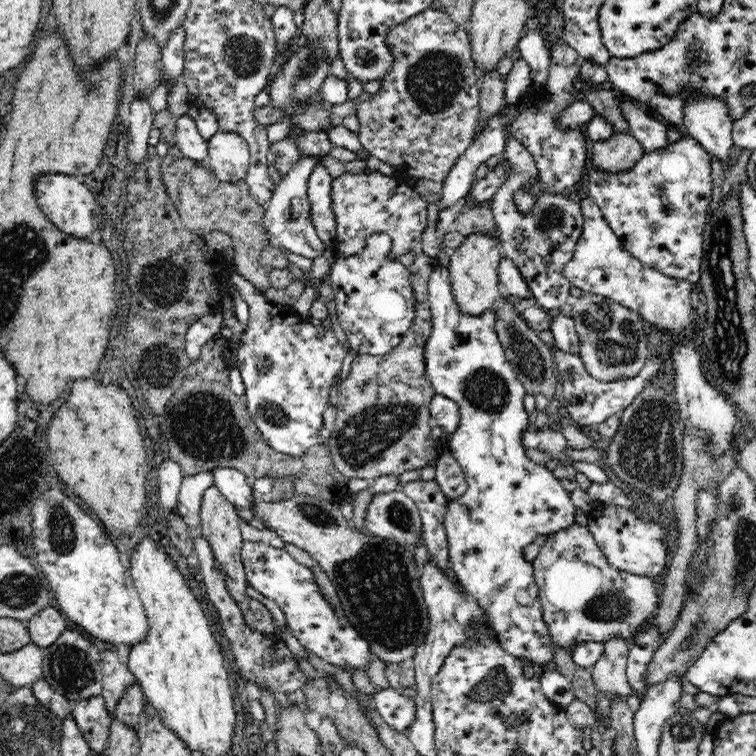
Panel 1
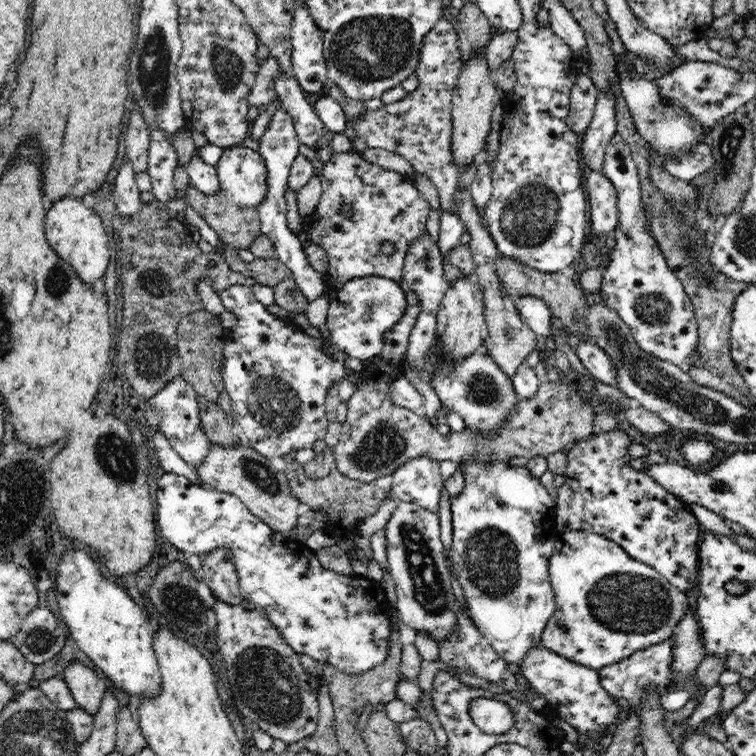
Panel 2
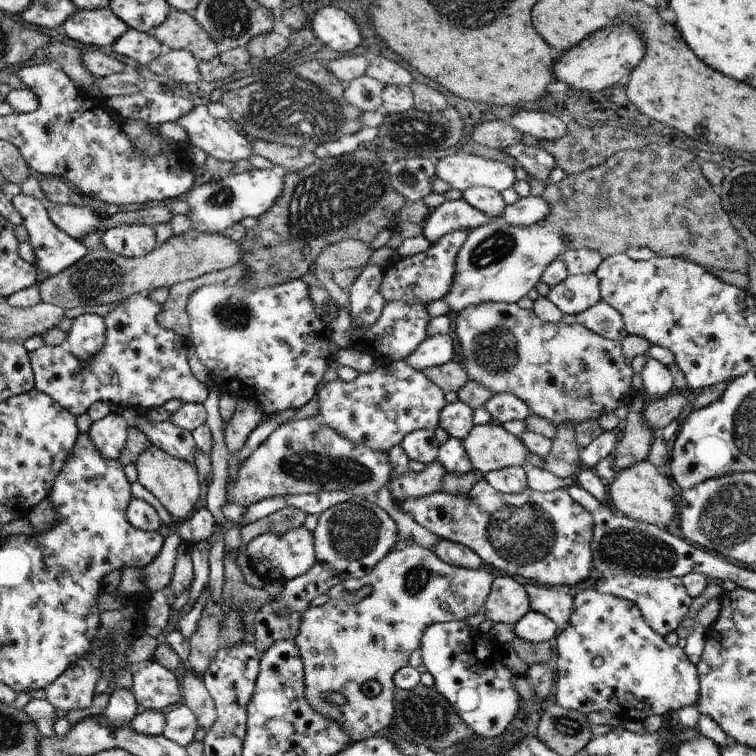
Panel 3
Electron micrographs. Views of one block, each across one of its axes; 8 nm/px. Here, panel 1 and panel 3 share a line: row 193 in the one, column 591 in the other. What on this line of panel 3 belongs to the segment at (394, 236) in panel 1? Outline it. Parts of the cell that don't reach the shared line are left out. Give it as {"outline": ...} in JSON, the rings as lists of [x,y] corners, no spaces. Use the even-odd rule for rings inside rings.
{"outline":[[[489,301],[486,303],[479,303],[474,306],[468,306],[464,308],[456,317],[456,336],[458,336],[458,342],[462,346],[462,356],[464,356],[464,364],[462,366],[467,371],[469,378],[480,384],[482,387],[488,388],[493,394],[494,393],[511,393],[514,394],[519,400],[522,400],[529,408],[531,413],[537,416],[543,417],[555,426],[561,423],[582,423],[586,419],[599,418],[605,413],[613,412],[618,407],[623,405],[633,406],[637,401],[637,394],[633,390],[631,381],[633,376],[633,369],[629,360],[624,358],[621,352],[621,342],[614,341],[611,339],[603,338],[594,332],[588,330],[579,323],[574,325],[563,324],[561,321],[553,324],[548,322],[542,322],[534,314],[532,309],[522,309],[517,303],[496,303]]]}

